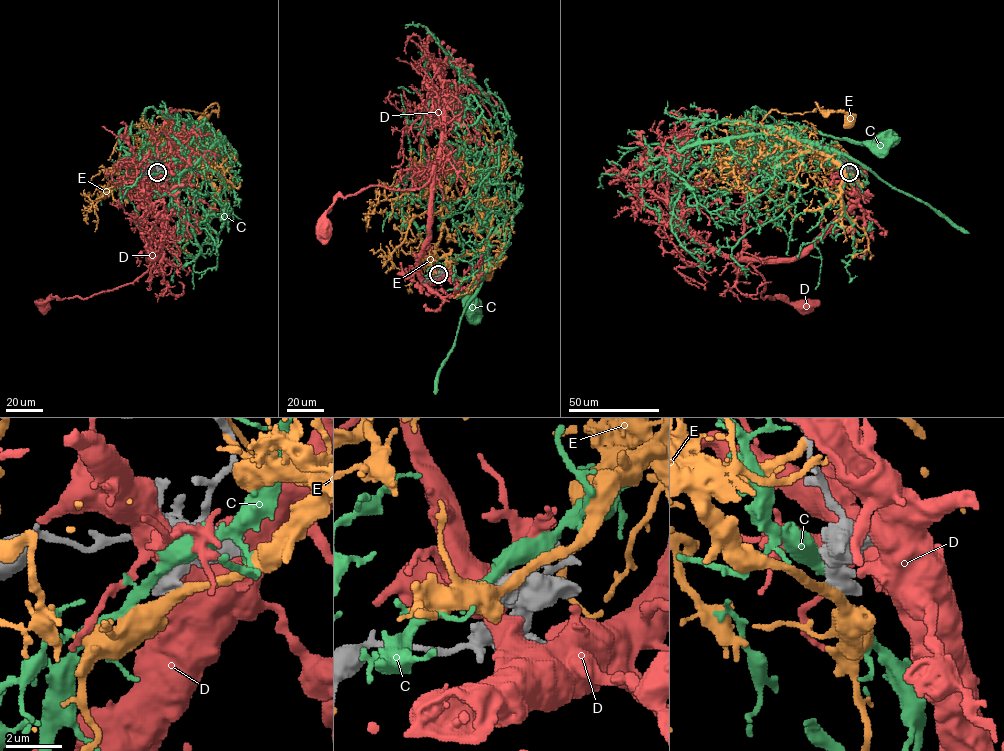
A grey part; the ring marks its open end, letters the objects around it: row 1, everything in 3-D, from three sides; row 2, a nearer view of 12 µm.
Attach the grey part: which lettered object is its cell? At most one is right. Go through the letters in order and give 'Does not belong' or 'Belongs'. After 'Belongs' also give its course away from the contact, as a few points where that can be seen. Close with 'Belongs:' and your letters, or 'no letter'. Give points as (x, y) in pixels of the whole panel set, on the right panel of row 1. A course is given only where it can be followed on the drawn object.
C: Does not belong
D: Does not belong
E: Does not belong
Belongs: no letter

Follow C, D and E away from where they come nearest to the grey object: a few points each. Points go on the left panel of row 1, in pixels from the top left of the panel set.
C: (157, 170), (178, 152), (203, 148), (207, 130), (173, 128), (136, 153), (120, 144), (120, 132), (191, 141)
D: (157, 169), (156, 182), (138, 212), (148, 269), (131, 283), (84, 299), (56, 297), (43, 301), (43, 306)
E: (157, 172), (167, 163), (156, 153), (180, 136), (177, 112), (204, 114), (216, 103), (204, 119)

